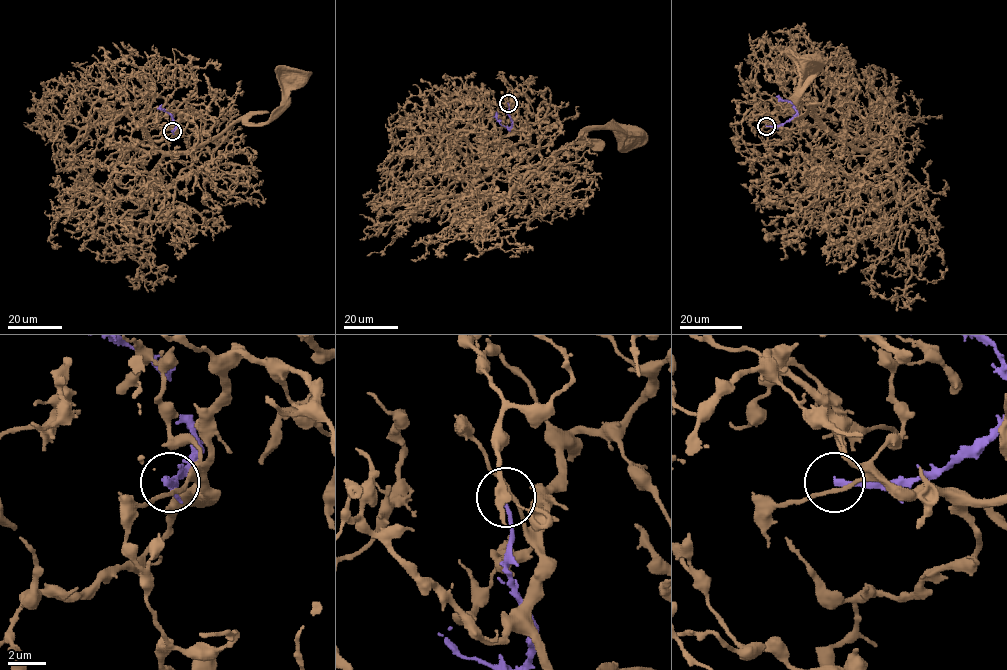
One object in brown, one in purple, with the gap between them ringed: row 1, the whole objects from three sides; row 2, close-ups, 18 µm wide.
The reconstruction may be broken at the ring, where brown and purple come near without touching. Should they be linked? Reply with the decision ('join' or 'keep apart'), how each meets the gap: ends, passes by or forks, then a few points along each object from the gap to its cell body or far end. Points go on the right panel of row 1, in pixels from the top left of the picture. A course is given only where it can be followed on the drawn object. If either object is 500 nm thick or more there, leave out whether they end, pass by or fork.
keep apart; brown passes by; purple ends there; brown runs (766, 127), (803, 124), (811, 136), (826, 127), (871, 149), (852, 148), (808, 109), (792, 114), (806, 62); purple runs (766, 126), (782, 125), (796, 112), (792, 103), (776, 96)

